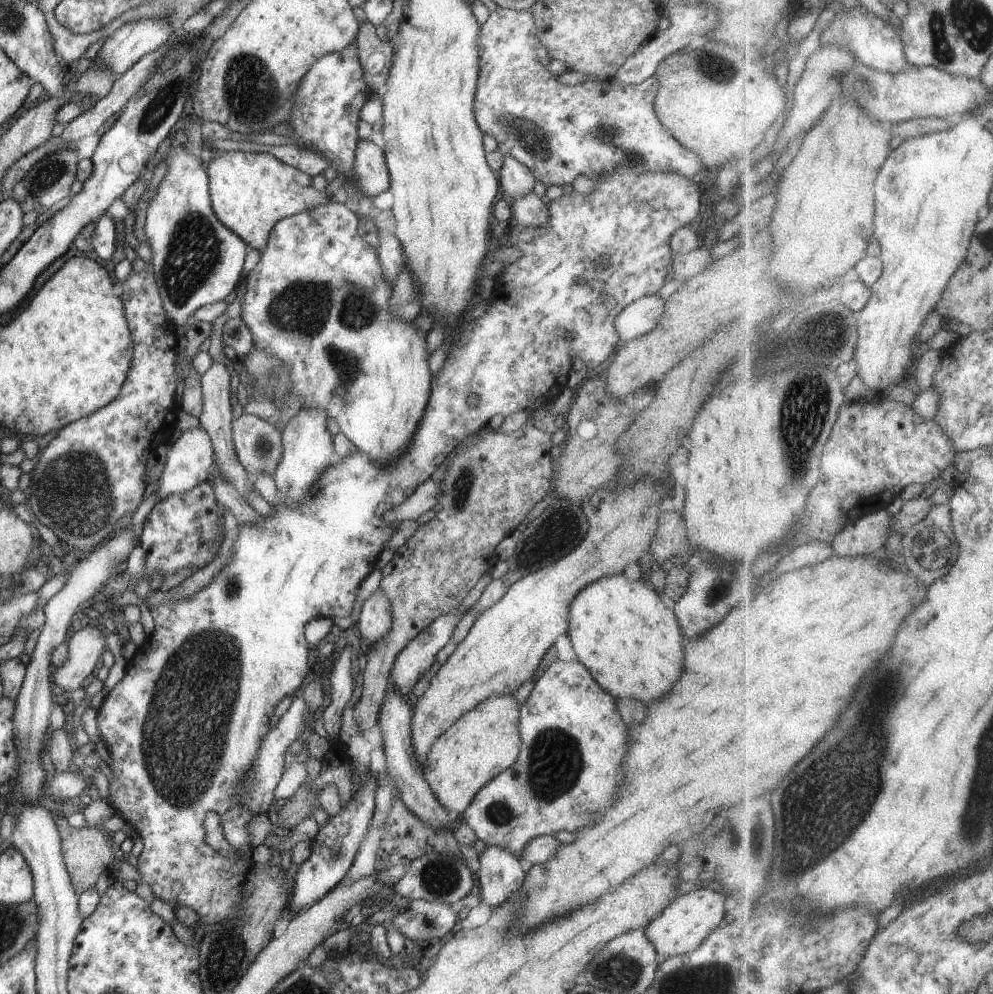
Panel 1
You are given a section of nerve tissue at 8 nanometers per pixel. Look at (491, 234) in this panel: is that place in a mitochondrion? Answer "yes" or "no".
no

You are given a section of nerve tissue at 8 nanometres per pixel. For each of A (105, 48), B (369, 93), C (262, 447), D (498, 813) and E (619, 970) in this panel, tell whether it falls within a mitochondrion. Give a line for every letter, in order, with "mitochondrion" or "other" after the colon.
A: other
B: other
C: mitochondrion
D: mitochondrion
E: mitochondrion

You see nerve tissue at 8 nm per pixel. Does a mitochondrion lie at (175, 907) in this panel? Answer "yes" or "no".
no

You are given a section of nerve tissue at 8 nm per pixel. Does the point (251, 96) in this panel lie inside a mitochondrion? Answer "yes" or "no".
yes

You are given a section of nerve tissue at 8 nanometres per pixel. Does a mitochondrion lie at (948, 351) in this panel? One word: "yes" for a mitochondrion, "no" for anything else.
no

